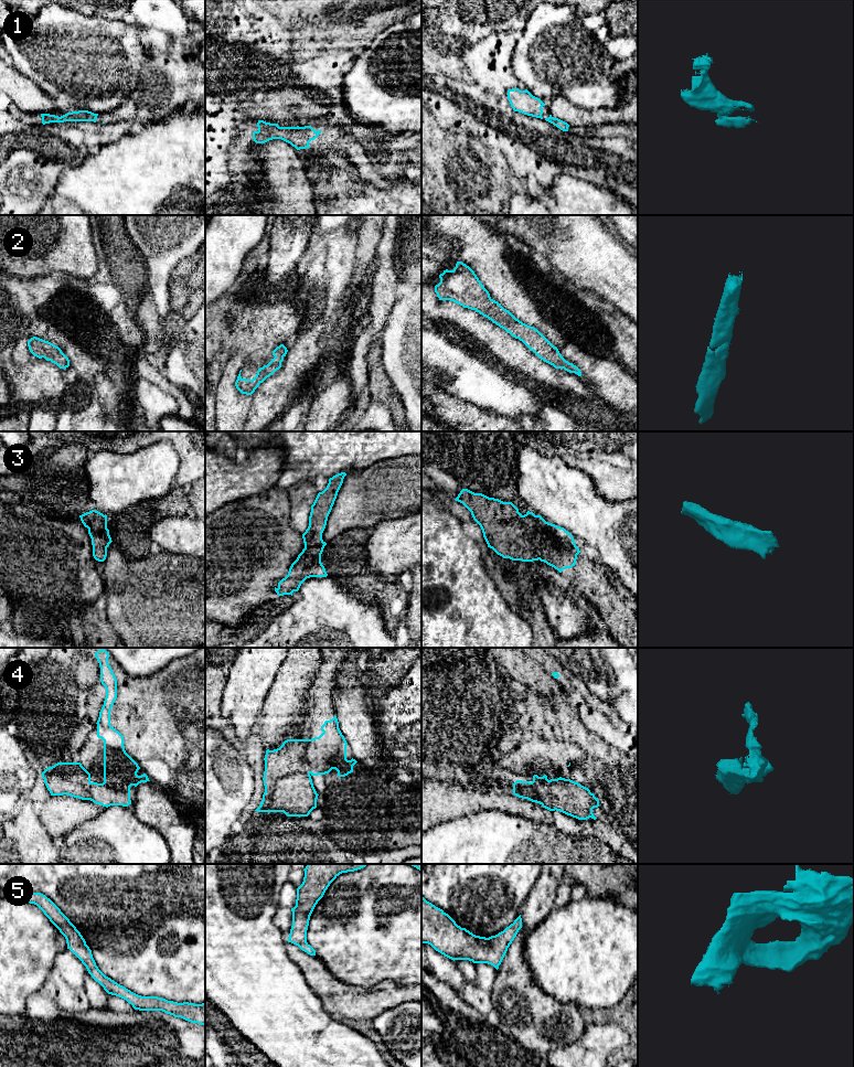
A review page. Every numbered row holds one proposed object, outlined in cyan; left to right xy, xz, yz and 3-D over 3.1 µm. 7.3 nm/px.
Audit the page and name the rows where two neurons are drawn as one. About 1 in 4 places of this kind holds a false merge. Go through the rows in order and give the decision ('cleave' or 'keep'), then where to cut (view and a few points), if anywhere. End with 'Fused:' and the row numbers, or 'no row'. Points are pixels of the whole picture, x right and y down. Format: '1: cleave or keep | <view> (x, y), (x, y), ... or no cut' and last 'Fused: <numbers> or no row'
1: keep | no cut
2: keep | no cut
3: keep | no cut
4: cleave | xz (307, 739), (307, 761), (310, 772)
5: keep | no cut
Fused: 4

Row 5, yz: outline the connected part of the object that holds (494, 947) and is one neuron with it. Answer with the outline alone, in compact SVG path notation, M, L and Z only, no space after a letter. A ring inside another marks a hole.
M421 897L421 943L430 945L436 951L451 960L469 960L473 963L488 963L497 970L501 964L508 948L522 928L521 915L503 931L489 938L476 936L466 928L461 928L442 909Z

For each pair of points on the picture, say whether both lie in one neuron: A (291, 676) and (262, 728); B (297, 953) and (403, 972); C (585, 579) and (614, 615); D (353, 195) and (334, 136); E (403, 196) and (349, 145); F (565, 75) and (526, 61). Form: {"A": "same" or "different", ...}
{"A": "different", "B": "different", "C": "same", "D": "different", "E": "different", "F": "same"}

